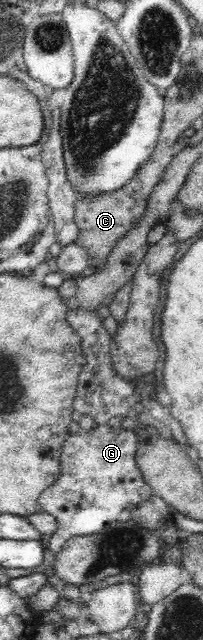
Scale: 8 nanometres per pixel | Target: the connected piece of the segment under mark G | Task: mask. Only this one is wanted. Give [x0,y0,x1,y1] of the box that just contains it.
[39,424,153,557]

